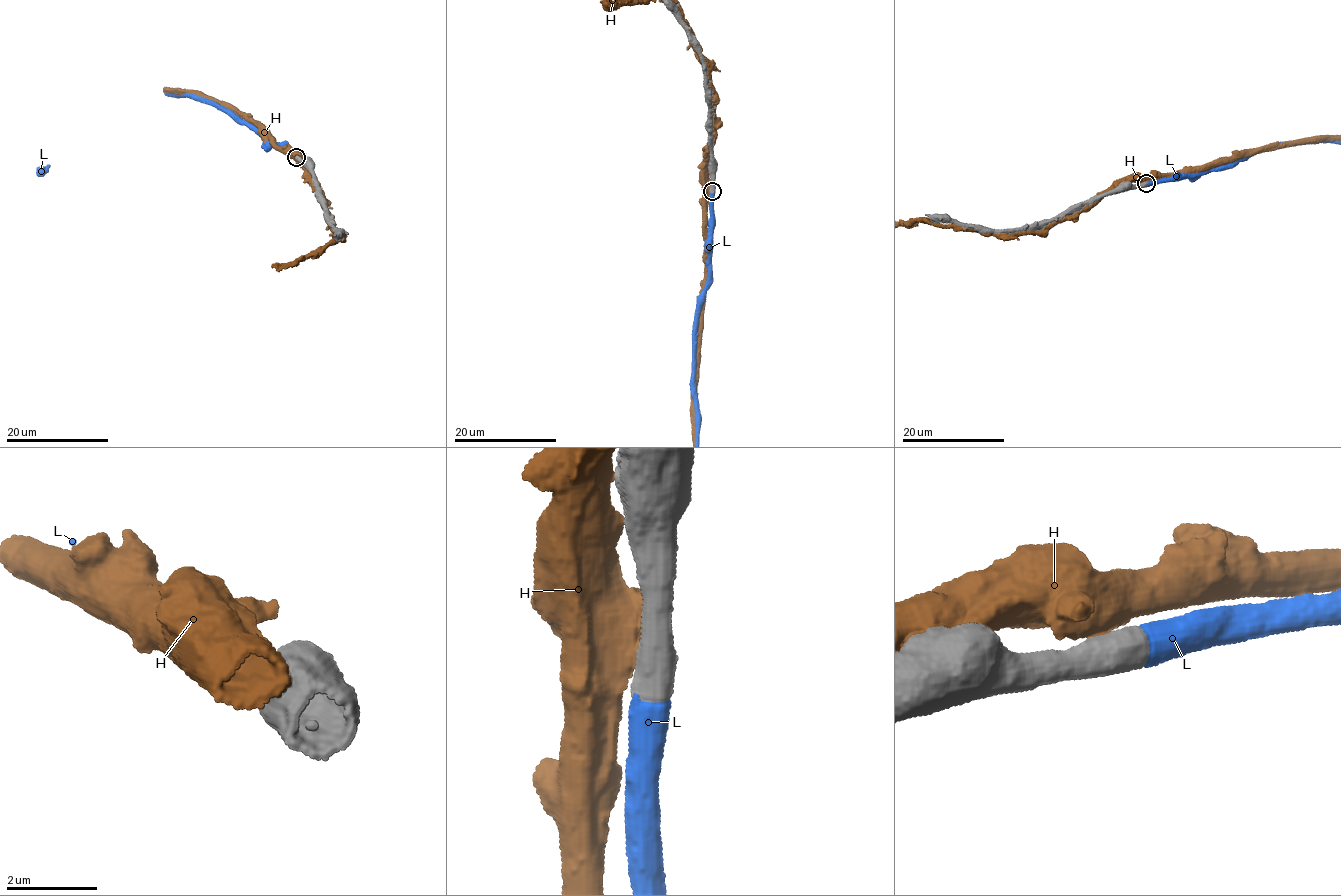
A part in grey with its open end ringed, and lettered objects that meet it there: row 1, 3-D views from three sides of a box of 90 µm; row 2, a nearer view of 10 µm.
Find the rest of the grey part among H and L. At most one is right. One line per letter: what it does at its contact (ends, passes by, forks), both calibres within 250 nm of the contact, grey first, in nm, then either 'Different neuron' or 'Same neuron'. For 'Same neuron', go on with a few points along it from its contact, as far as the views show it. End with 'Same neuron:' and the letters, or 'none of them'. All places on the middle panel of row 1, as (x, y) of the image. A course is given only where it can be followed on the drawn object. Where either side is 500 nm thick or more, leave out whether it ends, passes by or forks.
H: Thickness 750 nm (grey) against 700 nm. Different neuron
L: Thickness 650 nm (grey) against 650 nm. Same neuron
Same neuron: L

